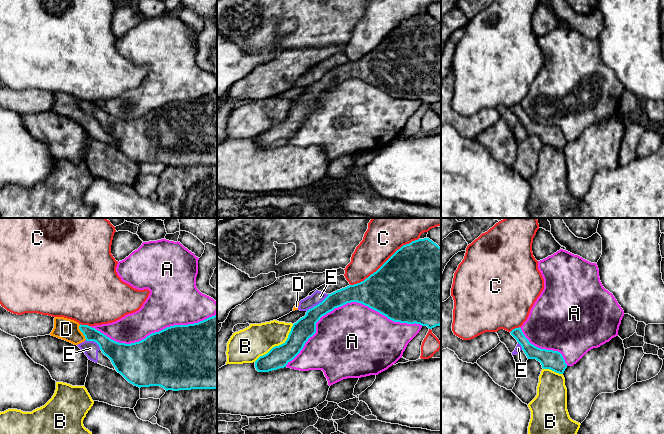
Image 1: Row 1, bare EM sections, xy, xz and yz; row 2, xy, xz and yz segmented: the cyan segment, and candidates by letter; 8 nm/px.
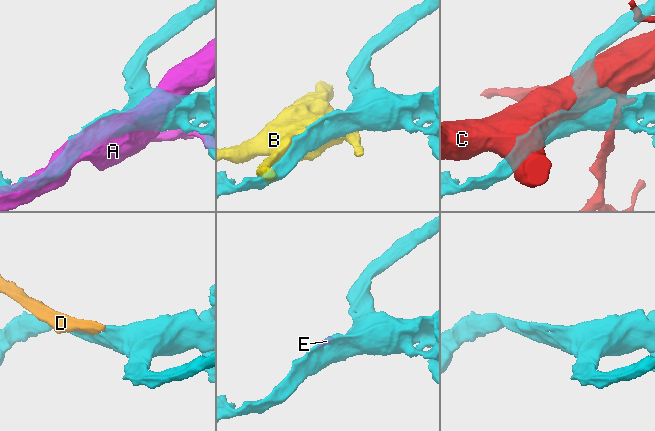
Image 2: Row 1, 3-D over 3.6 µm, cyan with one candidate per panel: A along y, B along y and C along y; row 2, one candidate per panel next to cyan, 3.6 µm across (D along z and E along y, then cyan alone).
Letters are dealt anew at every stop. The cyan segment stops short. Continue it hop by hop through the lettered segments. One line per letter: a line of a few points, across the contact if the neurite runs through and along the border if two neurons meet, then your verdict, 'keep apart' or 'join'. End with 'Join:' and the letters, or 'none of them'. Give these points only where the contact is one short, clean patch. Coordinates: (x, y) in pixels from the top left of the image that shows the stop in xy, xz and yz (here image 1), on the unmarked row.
A: keep apart
B: keep apart
C: keep apart
D: line xy (79, 100), (79, 106), (86, 115); keep apart
E: line xz (328, 70), (320, 78), (306, 86); keep apart
Join: none of them

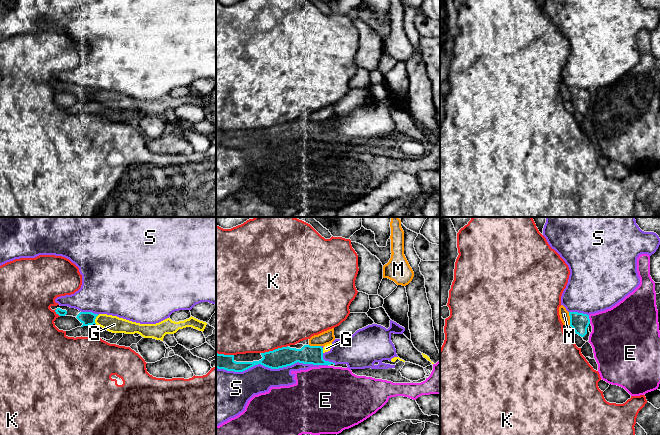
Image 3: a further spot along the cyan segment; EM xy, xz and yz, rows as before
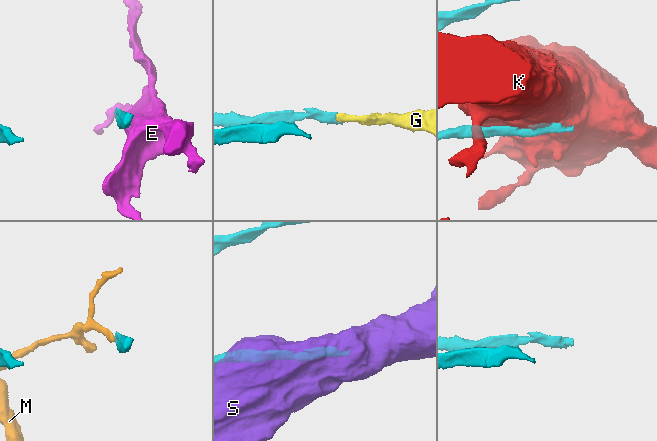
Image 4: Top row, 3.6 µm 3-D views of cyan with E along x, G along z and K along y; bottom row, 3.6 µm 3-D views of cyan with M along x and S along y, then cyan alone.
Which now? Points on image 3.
E: keep apart
G: line xy (87, 94), (95, 94), (114, 100); join
K: keep apart
M: keep apart
S: keep apart
Join: G

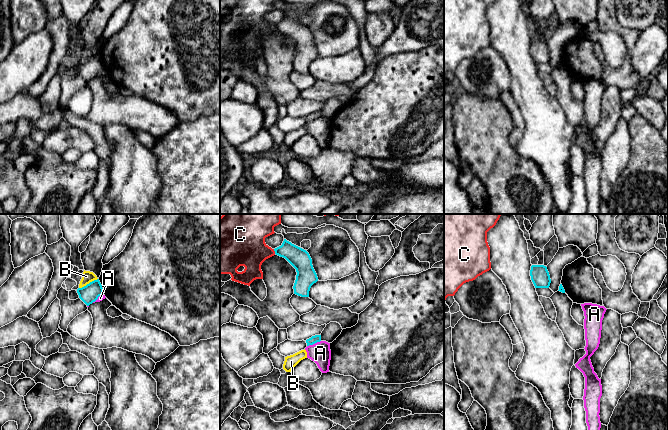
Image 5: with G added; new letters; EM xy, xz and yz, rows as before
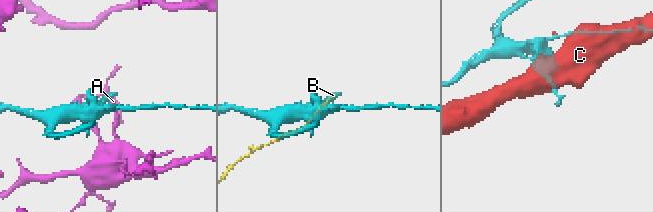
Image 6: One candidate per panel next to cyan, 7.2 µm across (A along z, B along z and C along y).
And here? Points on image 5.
A: line xz (320, 116), (307, 122); keep apart
B: line xy (97, 54), (79, 64); keep apart
C: keep apart
Join: none of them

